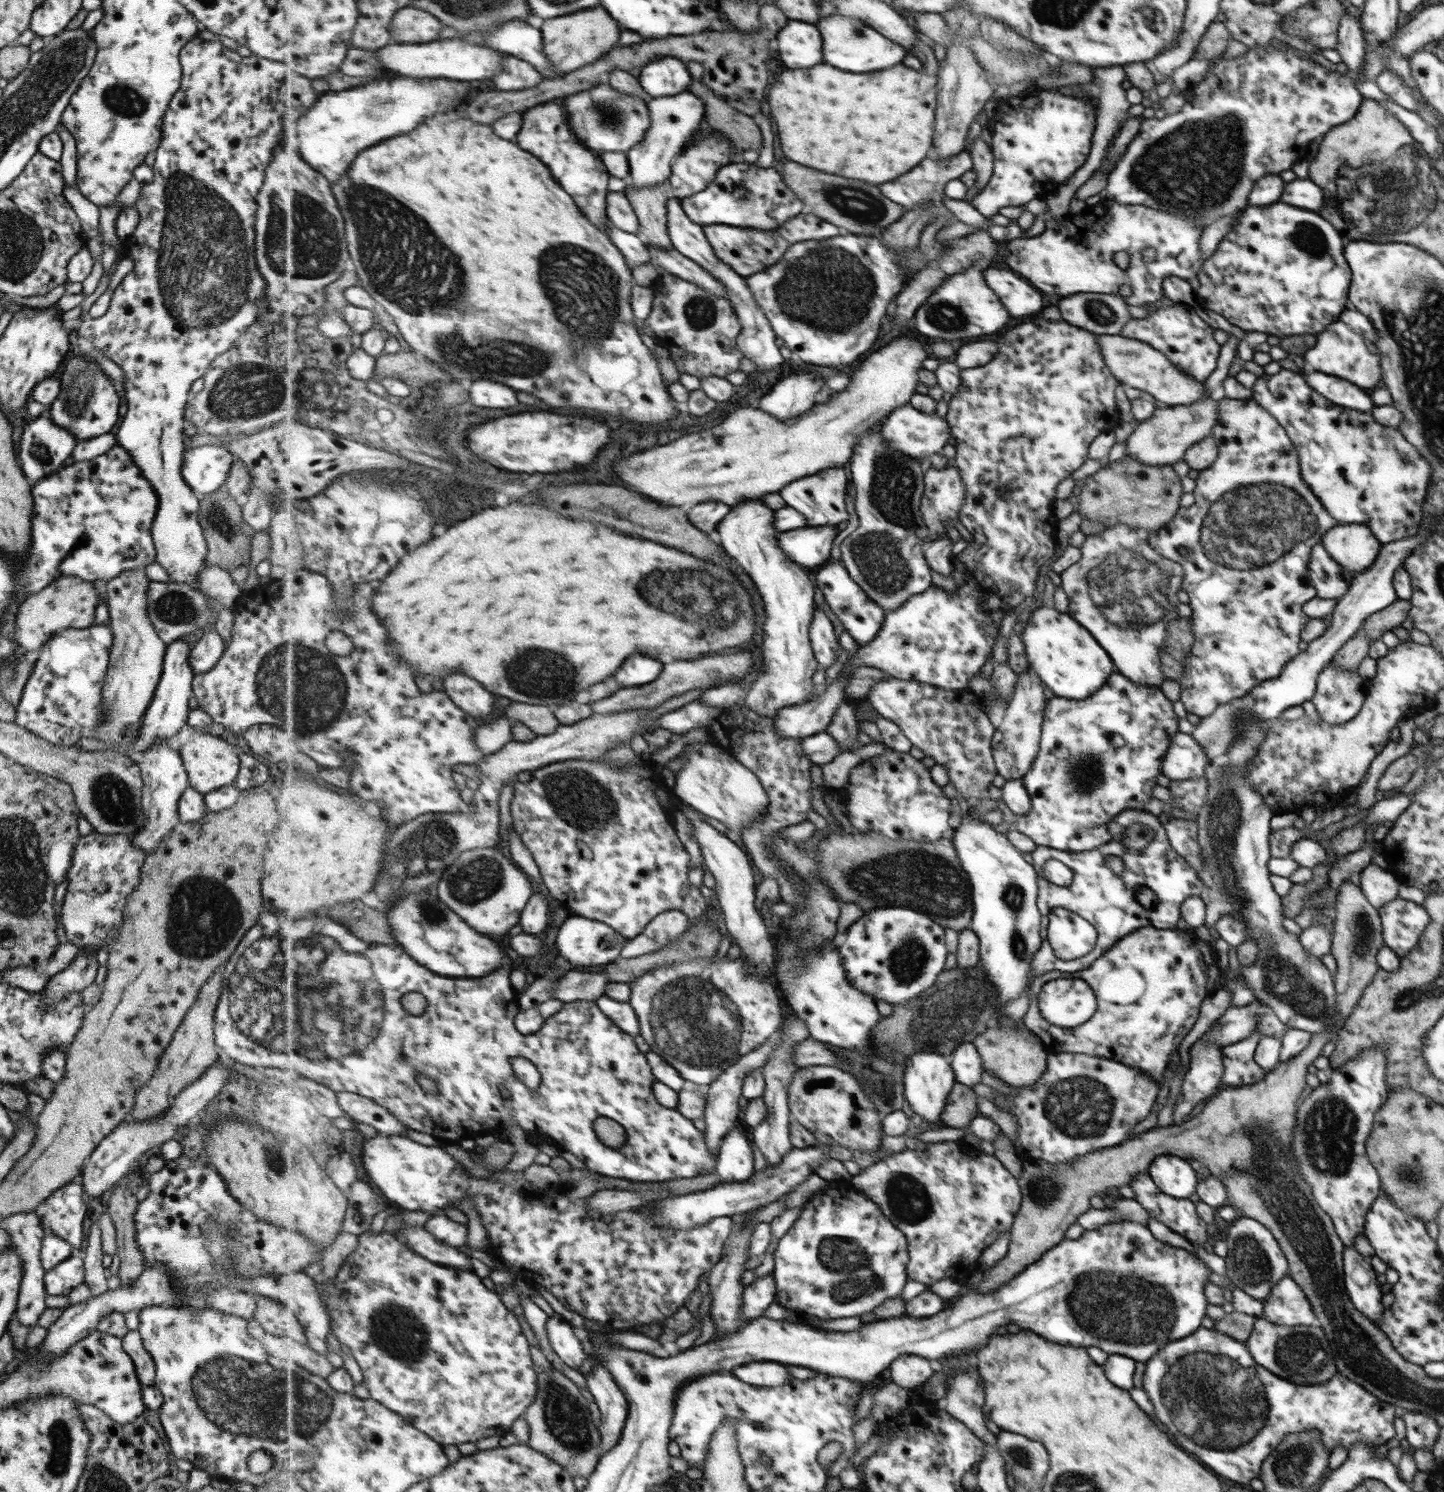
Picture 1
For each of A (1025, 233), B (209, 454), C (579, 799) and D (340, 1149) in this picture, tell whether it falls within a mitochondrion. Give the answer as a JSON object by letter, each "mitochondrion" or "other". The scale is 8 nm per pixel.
{"A":"other","B":"other","C":"mitochondrion","D":"other"}

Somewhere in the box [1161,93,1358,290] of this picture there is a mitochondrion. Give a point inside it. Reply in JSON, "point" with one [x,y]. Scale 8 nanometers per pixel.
{"point":[1306,239]}

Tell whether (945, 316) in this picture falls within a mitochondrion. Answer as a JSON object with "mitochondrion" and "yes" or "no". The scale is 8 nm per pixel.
{"mitochondrion":"yes"}

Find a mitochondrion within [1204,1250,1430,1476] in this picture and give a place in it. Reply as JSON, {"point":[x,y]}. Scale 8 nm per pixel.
{"point":[1301,1354]}

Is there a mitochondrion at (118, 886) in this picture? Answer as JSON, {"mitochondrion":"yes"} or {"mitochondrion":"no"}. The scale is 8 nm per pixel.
{"mitochondrion":"no"}

